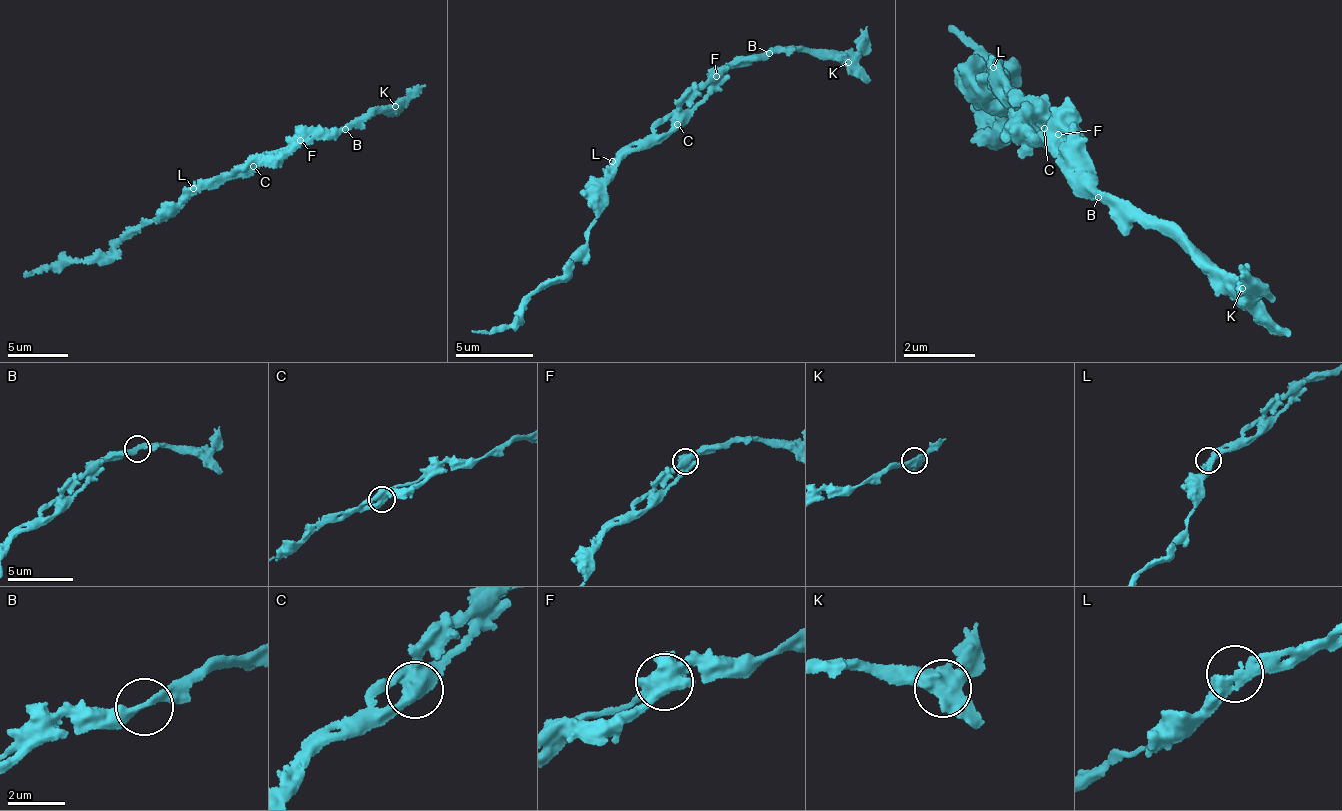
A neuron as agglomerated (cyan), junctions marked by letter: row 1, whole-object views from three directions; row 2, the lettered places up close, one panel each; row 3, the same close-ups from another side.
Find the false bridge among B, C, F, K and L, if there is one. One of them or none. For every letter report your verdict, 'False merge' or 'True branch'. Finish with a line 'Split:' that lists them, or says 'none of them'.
B: True branch
C: True branch
F: True branch
K: True branch
L: True branch
Split: none of them

